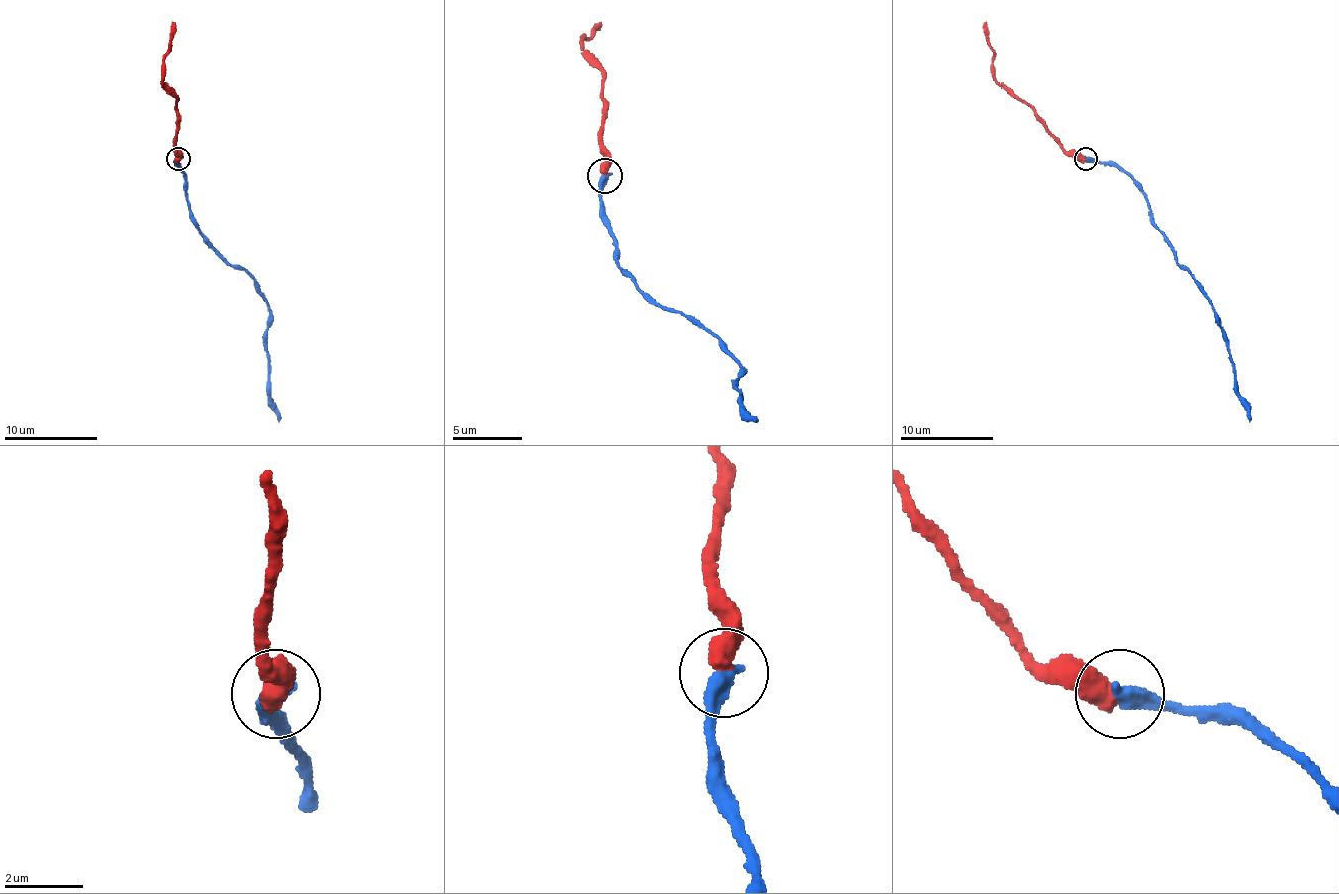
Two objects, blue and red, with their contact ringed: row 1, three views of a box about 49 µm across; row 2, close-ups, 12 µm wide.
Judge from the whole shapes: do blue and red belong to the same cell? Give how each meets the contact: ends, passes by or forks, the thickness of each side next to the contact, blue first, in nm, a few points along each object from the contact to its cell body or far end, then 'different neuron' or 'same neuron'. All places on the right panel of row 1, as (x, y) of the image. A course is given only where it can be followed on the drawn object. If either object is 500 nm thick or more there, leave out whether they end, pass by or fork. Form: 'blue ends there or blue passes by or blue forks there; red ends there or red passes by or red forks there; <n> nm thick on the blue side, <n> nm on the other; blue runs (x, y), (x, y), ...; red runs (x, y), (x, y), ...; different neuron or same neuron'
480 nm thick on the blue side, 550 nm on the other; blue runs (1085, 159), (1113, 161), (1143, 194), (1153, 224), (1209, 302), (1228, 344), (1237, 398), (1249, 421); red runs (1085, 159), (1071, 157), (1036, 112), (994, 77), (994, 49), (989, 44), (987, 21); same neuron

